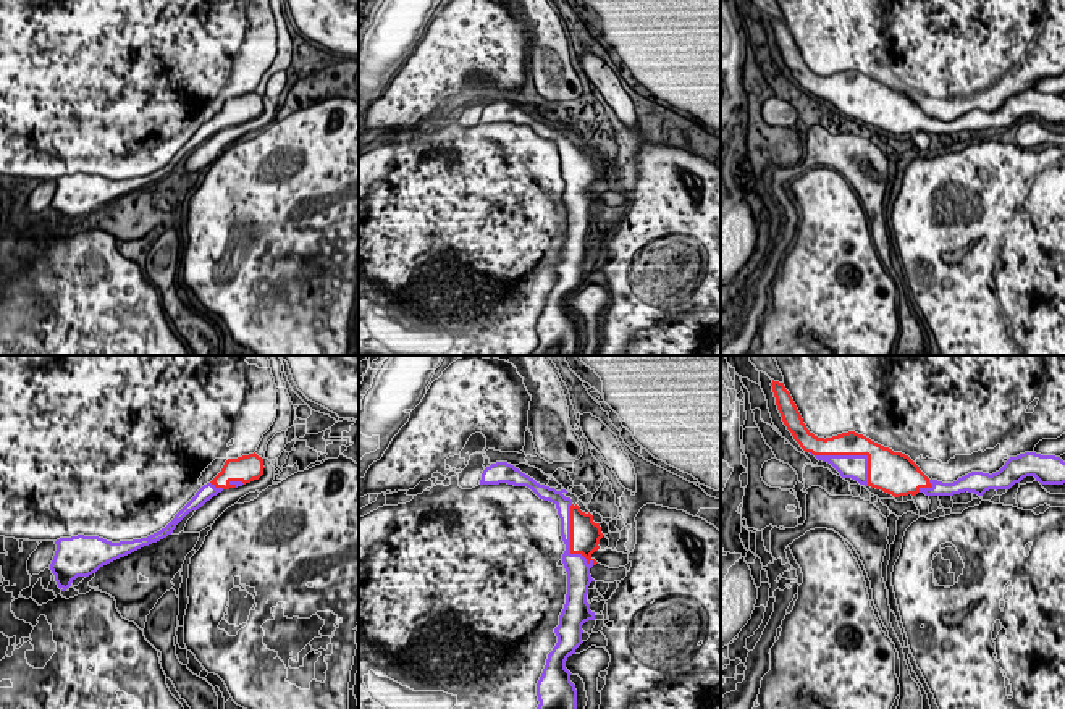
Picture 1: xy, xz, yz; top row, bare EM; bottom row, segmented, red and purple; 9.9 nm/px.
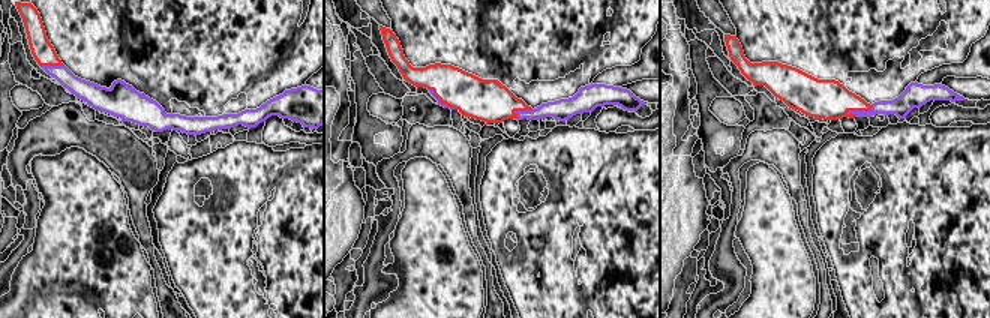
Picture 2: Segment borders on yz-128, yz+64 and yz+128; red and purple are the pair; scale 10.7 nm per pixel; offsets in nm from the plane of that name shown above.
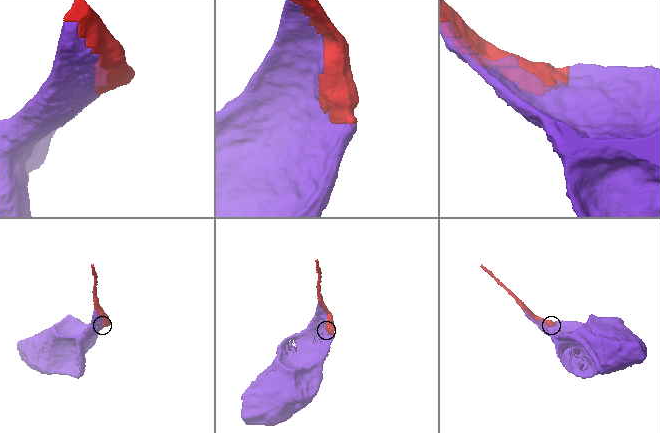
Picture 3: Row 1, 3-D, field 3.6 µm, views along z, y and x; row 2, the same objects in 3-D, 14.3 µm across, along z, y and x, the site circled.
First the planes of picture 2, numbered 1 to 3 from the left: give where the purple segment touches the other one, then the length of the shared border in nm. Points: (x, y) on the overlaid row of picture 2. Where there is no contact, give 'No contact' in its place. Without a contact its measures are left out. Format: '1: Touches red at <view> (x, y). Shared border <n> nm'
1: Touches red at yz-128 (53, 65). Shared border 260 nm
2: Touches red at yz+64 (521, 110). Shared border 240 nm
3: Touches red at yz+128 (860, 110). Shared border 300 nm

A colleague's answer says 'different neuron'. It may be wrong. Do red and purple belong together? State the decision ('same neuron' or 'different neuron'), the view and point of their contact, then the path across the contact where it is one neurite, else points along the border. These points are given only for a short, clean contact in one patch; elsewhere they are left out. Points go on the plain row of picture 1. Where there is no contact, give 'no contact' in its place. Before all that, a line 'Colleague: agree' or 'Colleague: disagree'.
Colleague: disagree
same neuron | yz (852, 92)

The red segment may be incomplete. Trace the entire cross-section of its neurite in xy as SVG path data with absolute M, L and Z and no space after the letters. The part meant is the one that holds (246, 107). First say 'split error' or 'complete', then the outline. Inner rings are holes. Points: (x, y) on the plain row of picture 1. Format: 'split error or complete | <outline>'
split error | M255 90L228 97L221 110L210 121L204 123L165 166L147 176L112 181L99 174L78 173L57 178L50 208L58 226L66 229L78 215L89 215L100 205L166 176L189 150L197 149L223 128L259 118L263 113L263 107L263 97Z

